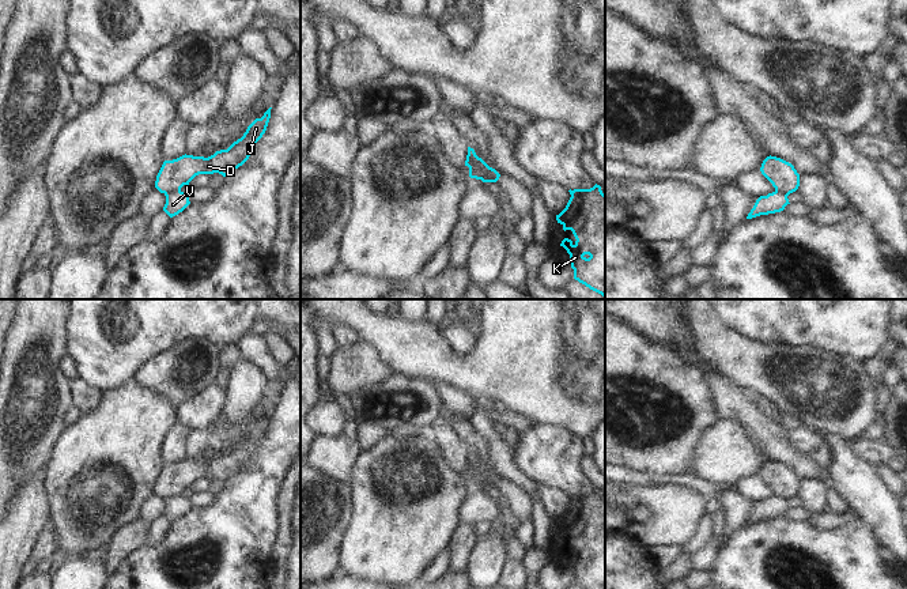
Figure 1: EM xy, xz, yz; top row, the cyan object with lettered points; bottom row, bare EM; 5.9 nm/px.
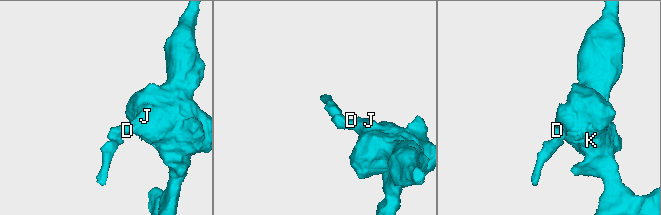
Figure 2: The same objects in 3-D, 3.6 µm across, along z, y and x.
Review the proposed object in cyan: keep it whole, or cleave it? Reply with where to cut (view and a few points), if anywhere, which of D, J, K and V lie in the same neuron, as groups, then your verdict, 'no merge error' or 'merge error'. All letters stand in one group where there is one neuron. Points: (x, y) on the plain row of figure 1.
xz (467, 463), (477, 465), (497, 484) | D J K / V | merge error

